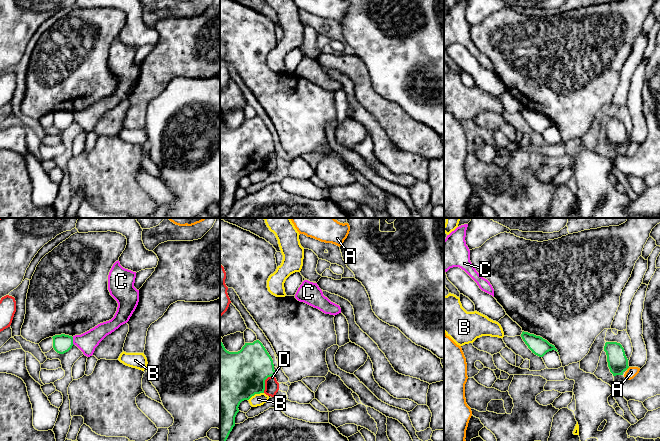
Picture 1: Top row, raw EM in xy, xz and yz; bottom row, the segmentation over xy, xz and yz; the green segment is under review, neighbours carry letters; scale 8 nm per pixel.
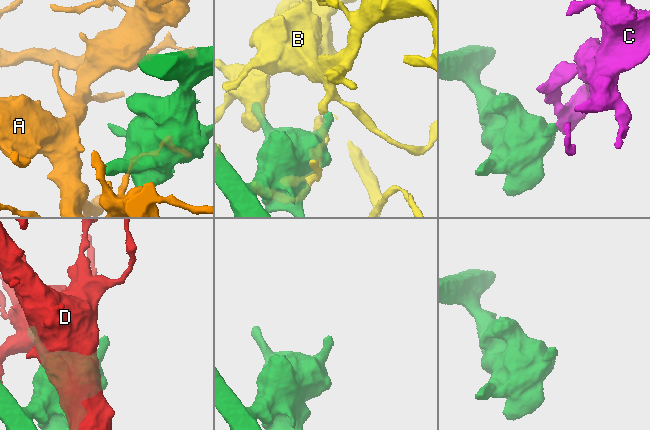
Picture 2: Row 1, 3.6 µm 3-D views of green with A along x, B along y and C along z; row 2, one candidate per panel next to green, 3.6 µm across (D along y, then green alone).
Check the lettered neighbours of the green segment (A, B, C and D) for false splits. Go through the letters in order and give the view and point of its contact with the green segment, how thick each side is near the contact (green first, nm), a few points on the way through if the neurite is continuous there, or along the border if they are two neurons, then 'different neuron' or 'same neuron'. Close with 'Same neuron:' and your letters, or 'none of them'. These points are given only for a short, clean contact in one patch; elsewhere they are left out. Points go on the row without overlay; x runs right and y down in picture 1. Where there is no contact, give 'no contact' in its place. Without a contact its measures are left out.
A: yz (627, 144) | 160/90 nm | different neuron
B: xz (255, 169) | 440/100 nm | different neuron
C: xy (72, 117) | 150/160 nm | along xy (72, 113), (74, 120) | different neuron
D: xz (264, 158) | 400/110 nm | different neuron
Same neuron: none of them

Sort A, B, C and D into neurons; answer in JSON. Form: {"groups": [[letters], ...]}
{"groups": [["A"], ["B"], ["C"], ["D"]]}

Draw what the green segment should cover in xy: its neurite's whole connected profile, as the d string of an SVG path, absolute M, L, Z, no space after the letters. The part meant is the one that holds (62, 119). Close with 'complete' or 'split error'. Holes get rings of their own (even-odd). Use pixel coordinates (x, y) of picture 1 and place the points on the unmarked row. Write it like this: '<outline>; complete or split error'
M65 110L55 111L53 114L53 124L59 130L68 128L73 120L73 113Z; complete

